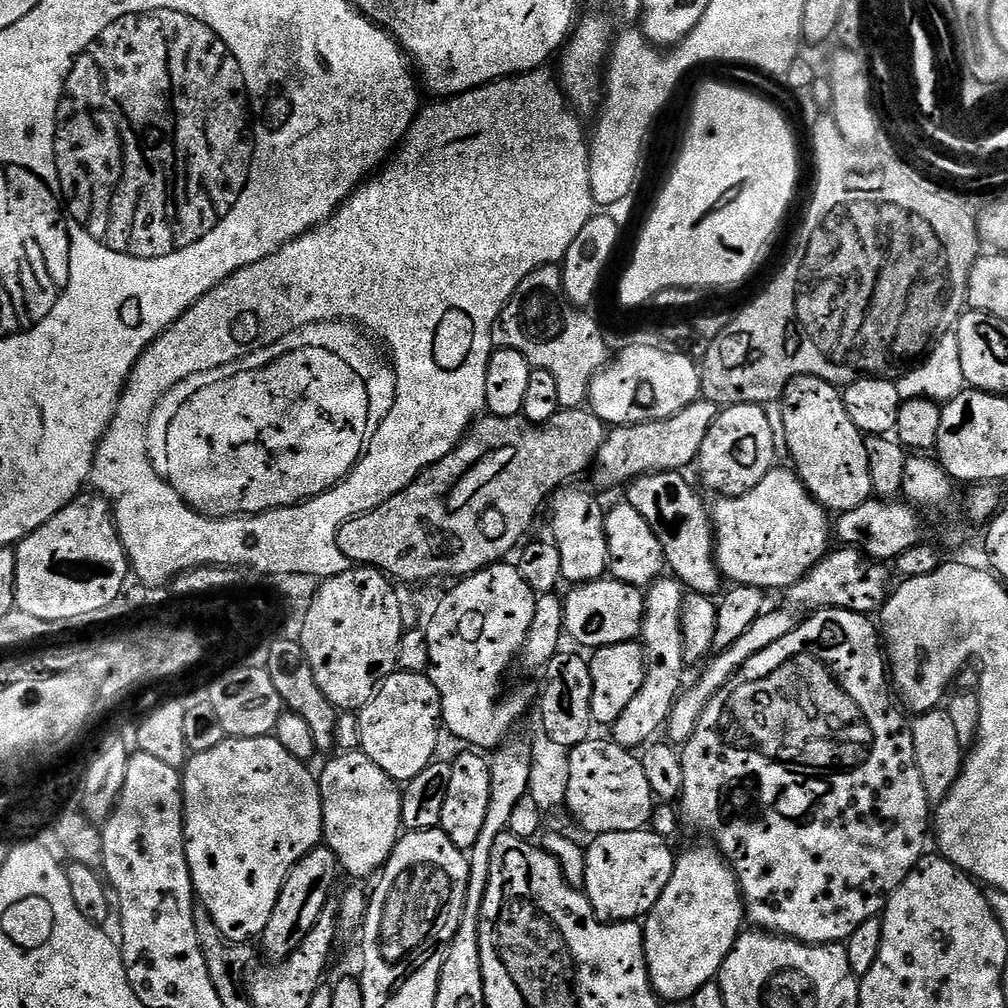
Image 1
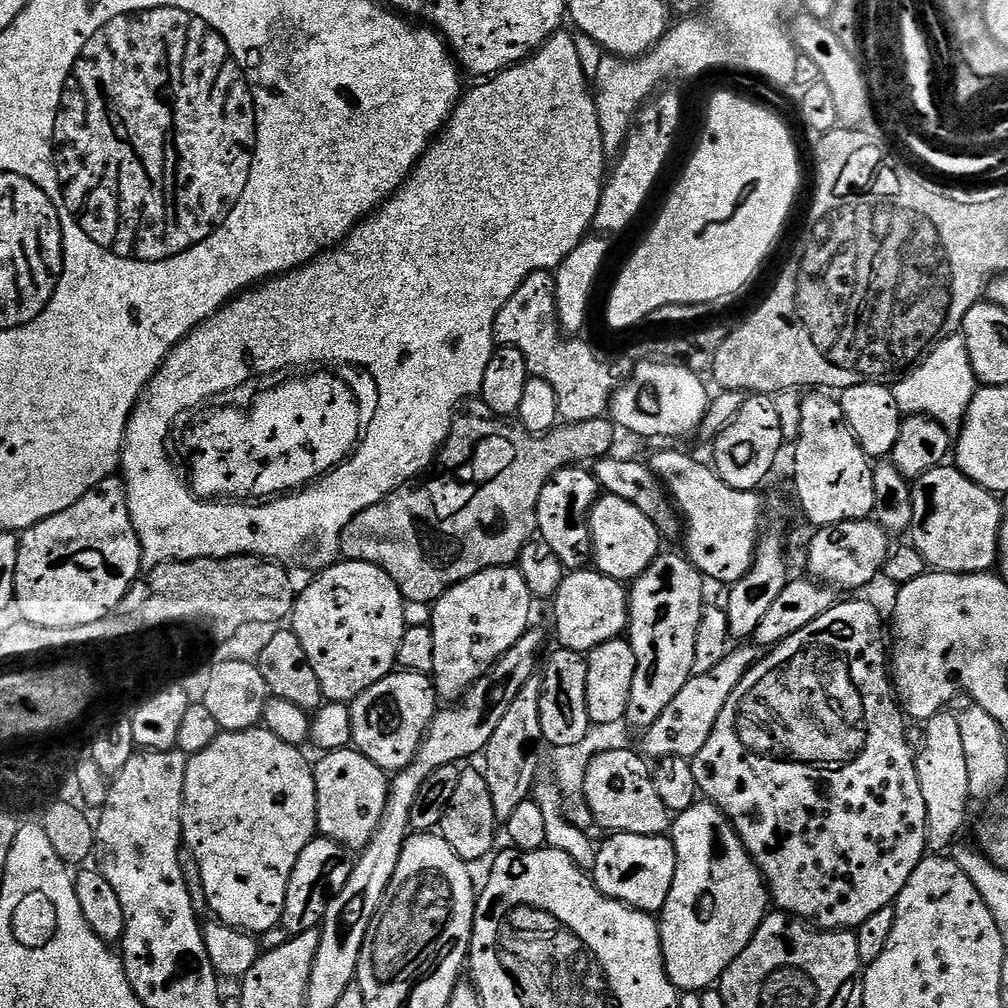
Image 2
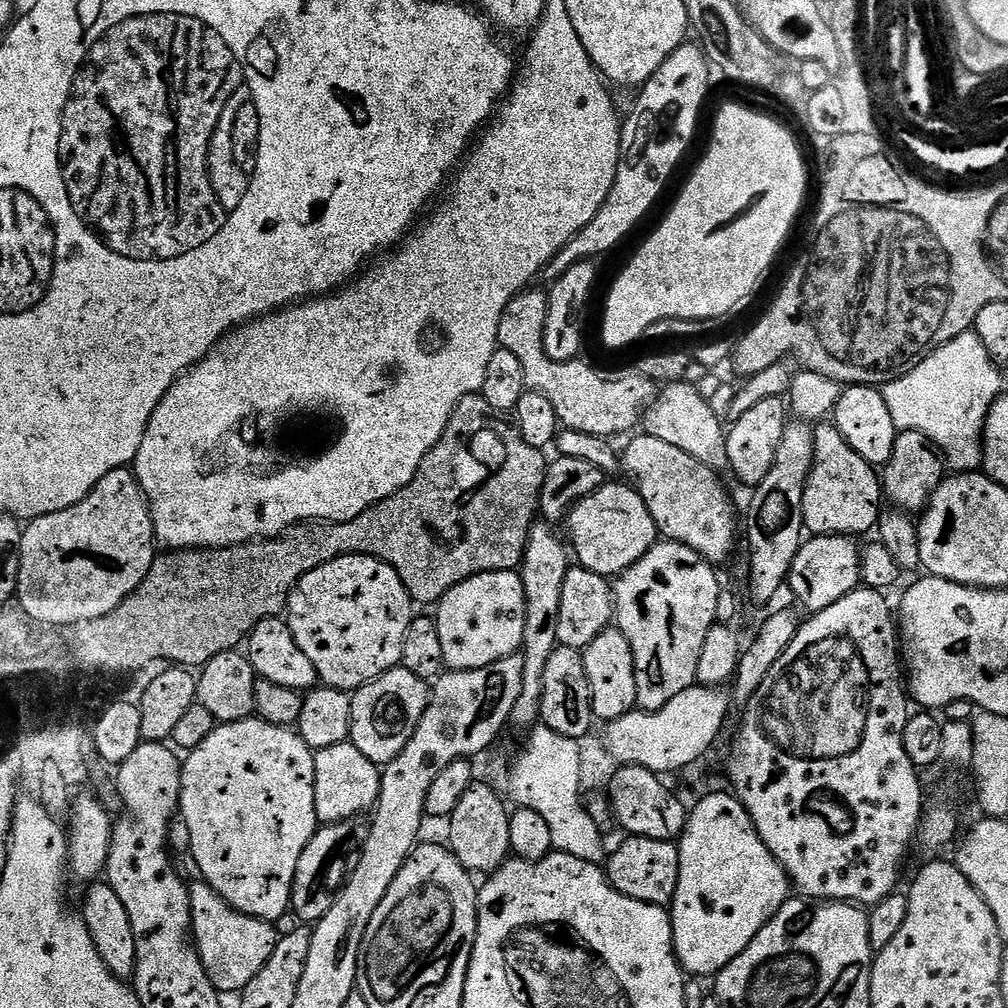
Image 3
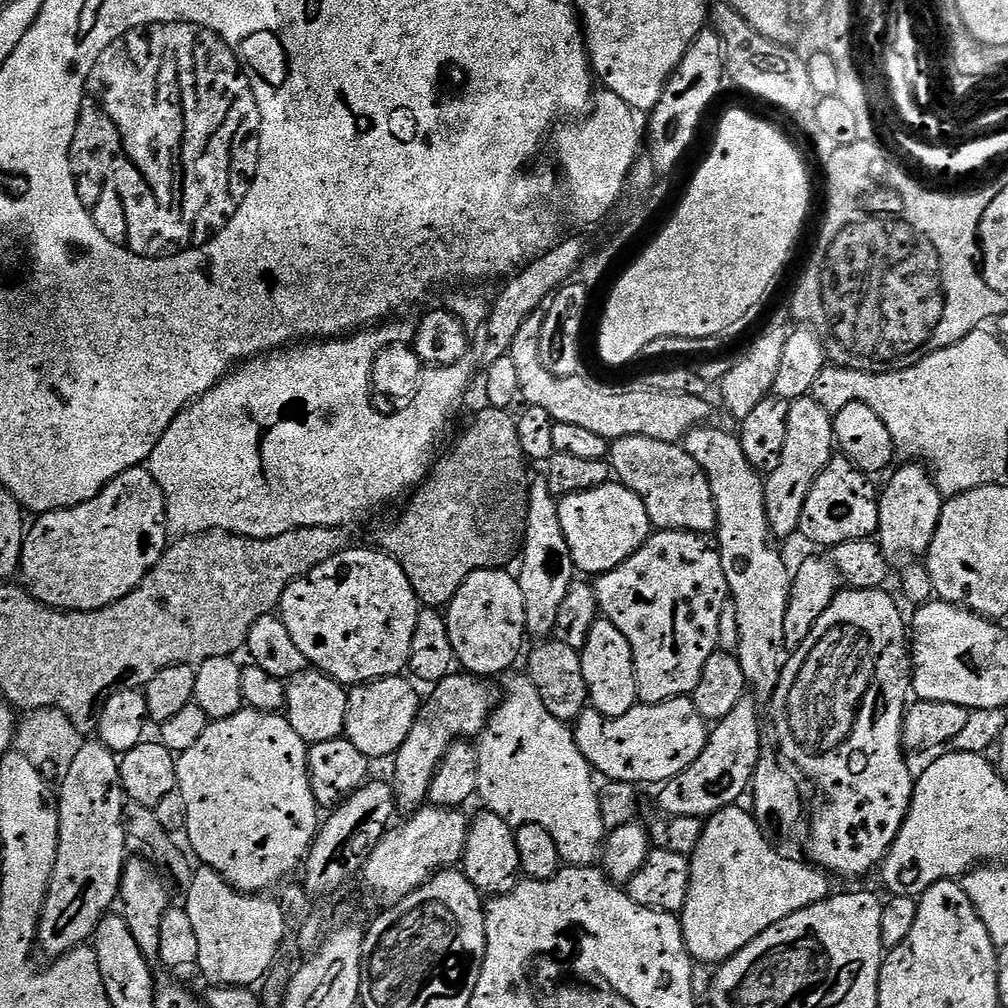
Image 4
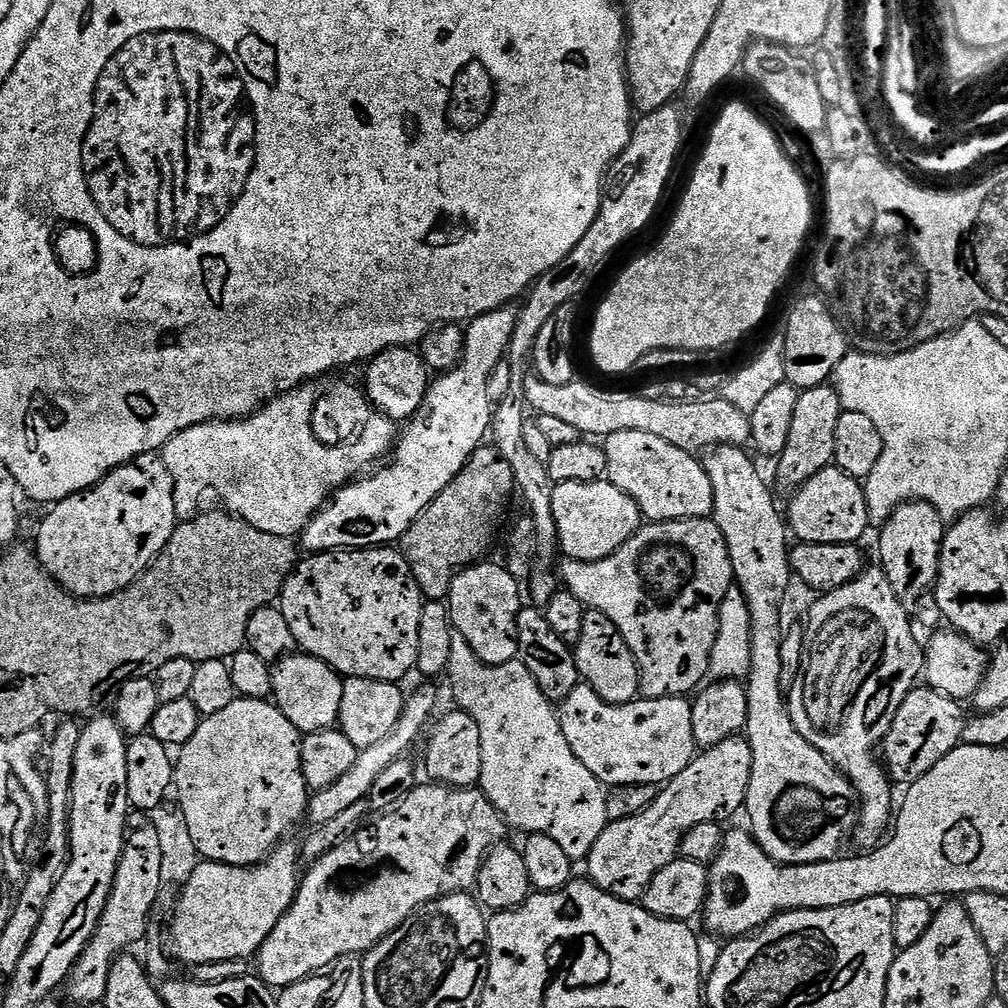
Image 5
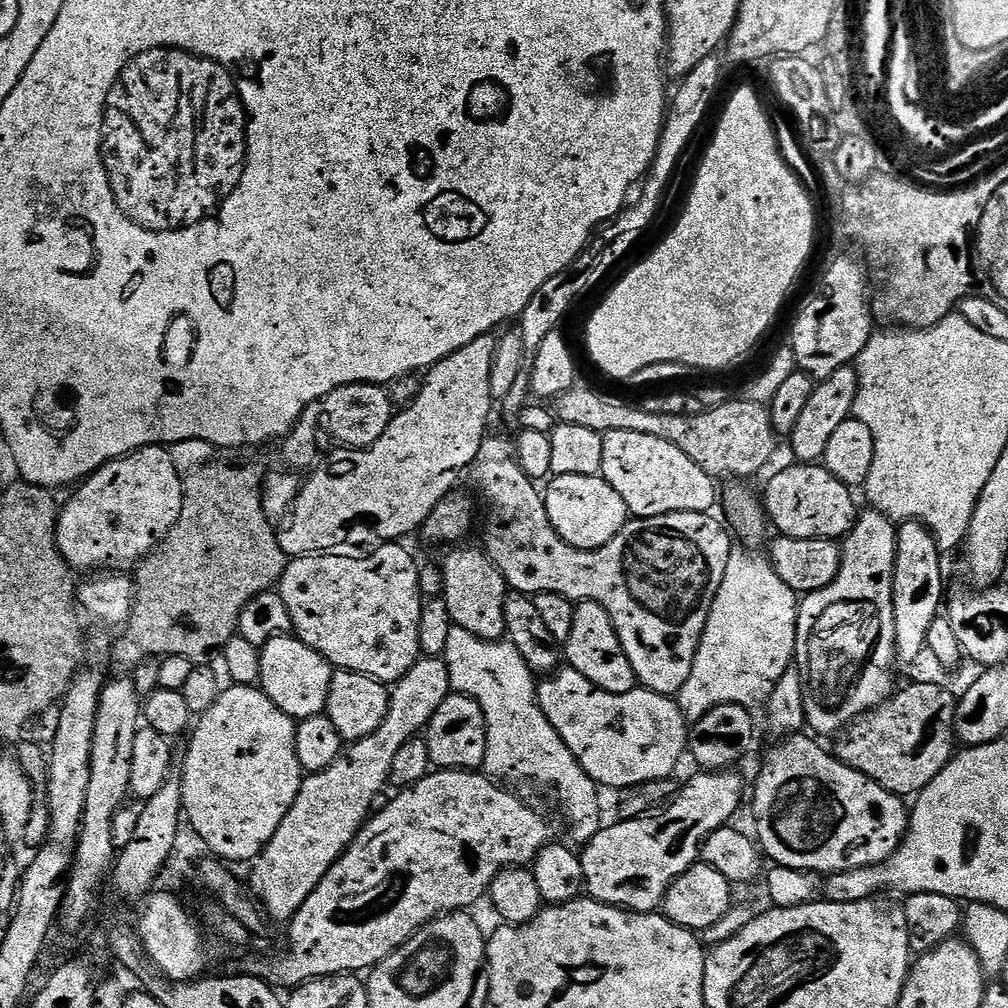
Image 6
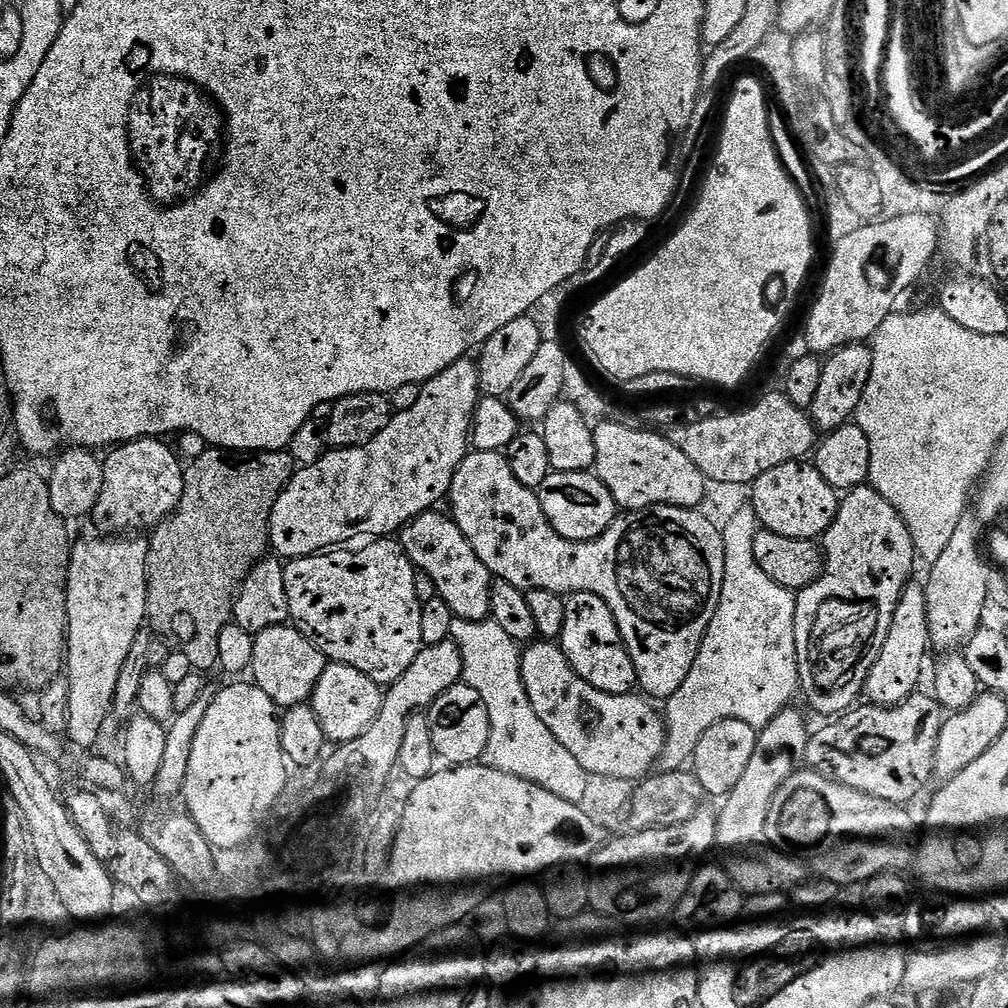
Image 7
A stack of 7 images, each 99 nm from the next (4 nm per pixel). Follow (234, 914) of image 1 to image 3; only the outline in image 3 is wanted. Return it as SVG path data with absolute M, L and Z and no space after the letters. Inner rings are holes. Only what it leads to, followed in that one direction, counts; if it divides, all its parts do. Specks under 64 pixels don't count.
M249 718L230 722L229 724L217 723L216 728L193 752L187 753L182 760L182 790L180 791L179 815L190 828L190 858L196 863L196 868L201 872L203 883L208 884L222 897L234 910L259 920L277 922L284 915L289 915L292 902L292 883L298 870L298 858L302 858L302 850L316 833L318 821L314 810L314 778L316 777L316 758L313 749L301 738L299 731L292 728L274 726L270 722L259 718Z

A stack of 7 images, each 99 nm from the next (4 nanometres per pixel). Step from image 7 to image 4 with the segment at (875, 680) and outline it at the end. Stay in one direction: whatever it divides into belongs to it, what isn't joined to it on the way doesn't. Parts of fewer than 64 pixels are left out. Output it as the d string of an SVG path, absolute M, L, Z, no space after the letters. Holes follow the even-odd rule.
M904 462L898 468L887 477L888 485L881 487L878 492L878 543L884 555L892 562L904 562L925 555L938 529L939 516L946 501L946 497L932 480L932 473L923 463Z

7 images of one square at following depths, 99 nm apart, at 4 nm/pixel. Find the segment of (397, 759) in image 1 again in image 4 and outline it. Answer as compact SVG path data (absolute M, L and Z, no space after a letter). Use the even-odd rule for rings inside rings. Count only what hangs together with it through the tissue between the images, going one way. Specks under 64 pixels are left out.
M398 675L369 680L366 684L355 685L348 692L344 736L373 761L380 760L383 756L395 757L402 742L406 742L406 734L410 734L410 726L414 726L422 707L422 696L420 700L416 693L417 685L411 679L404 679L403 675Z

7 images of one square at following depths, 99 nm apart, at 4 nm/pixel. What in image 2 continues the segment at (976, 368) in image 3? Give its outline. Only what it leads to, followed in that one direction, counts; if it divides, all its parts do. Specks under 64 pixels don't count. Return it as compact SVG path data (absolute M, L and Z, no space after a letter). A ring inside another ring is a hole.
M963 335L946 338L920 363L913 372L902 377L892 388L901 413L910 416L933 416L942 427L959 429L964 423L970 402L974 398L978 381L970 364Z

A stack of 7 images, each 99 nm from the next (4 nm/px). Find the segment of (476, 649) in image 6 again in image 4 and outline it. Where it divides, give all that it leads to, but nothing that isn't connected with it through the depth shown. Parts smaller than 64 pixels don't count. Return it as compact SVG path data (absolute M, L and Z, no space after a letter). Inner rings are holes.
M524 674L511 676L502 684L504 697L478 737L478 800L487 811L501 816L513 830L527 824L550 830L550 838L554 838L554 846L558 846L565 865L595 865L606 839L606 829L594 769L582 750L578 750L573 729L546 710L546 702L542 702L542 694L538 694L534 682Z

